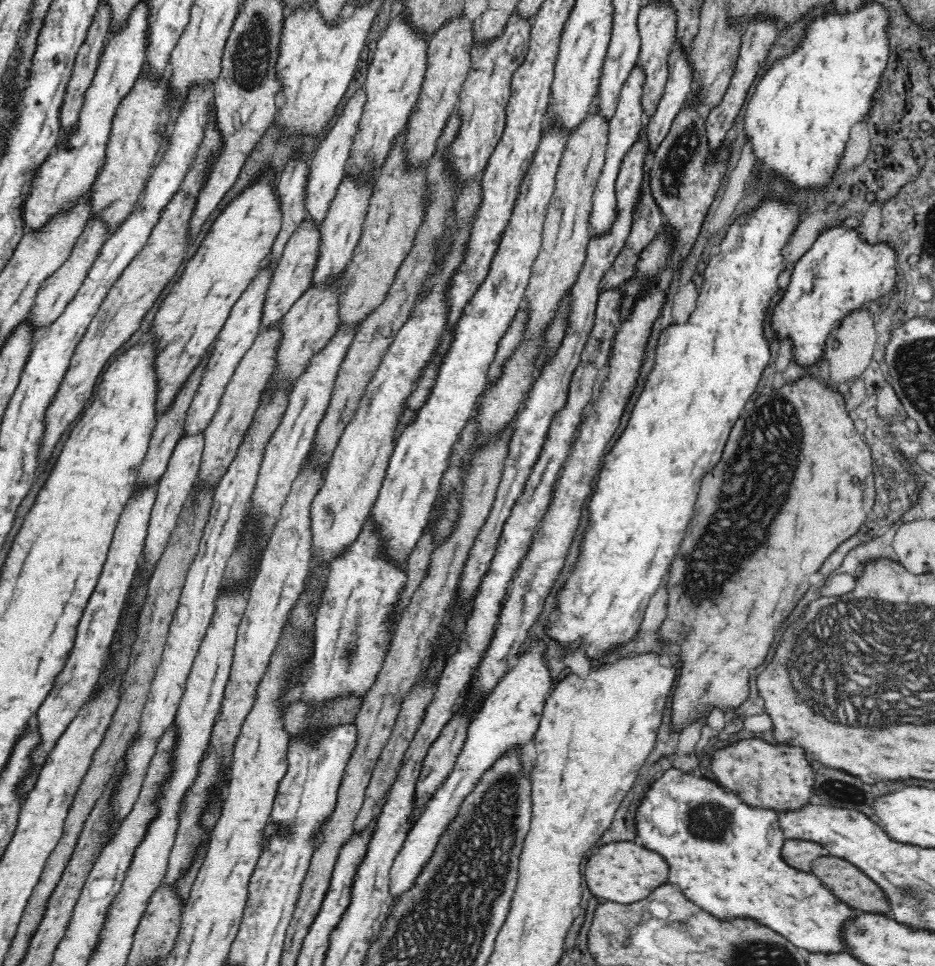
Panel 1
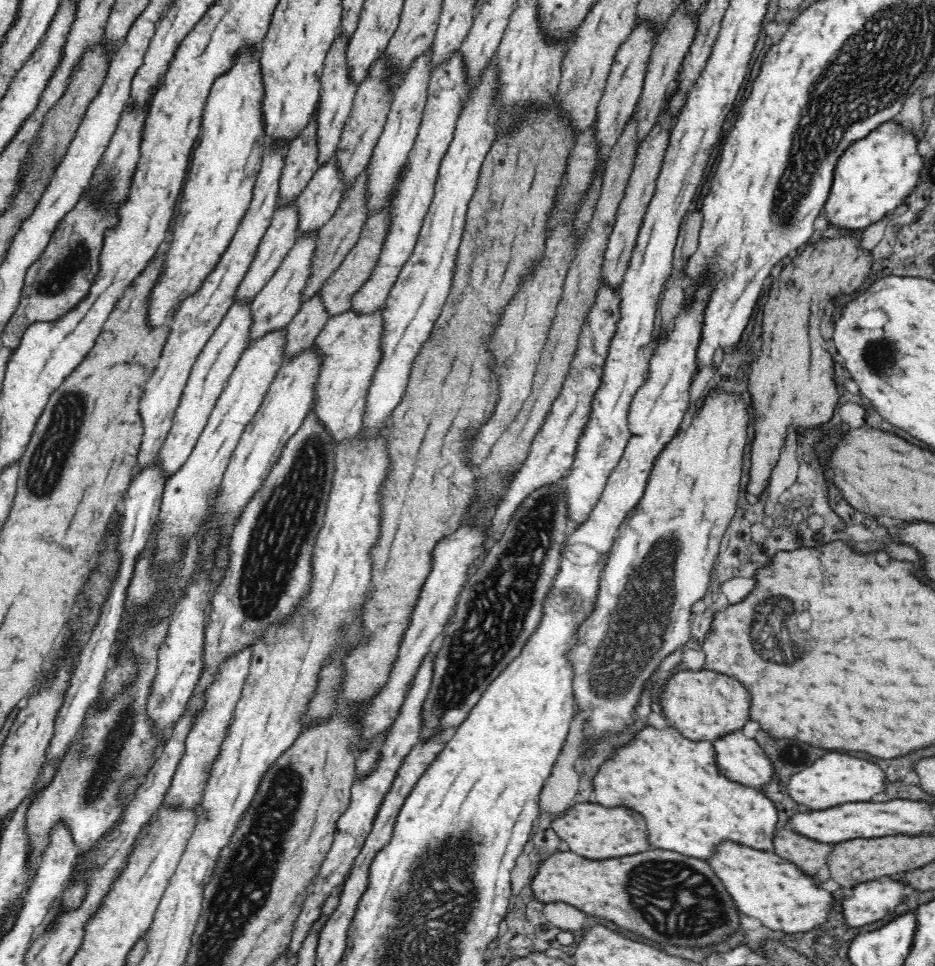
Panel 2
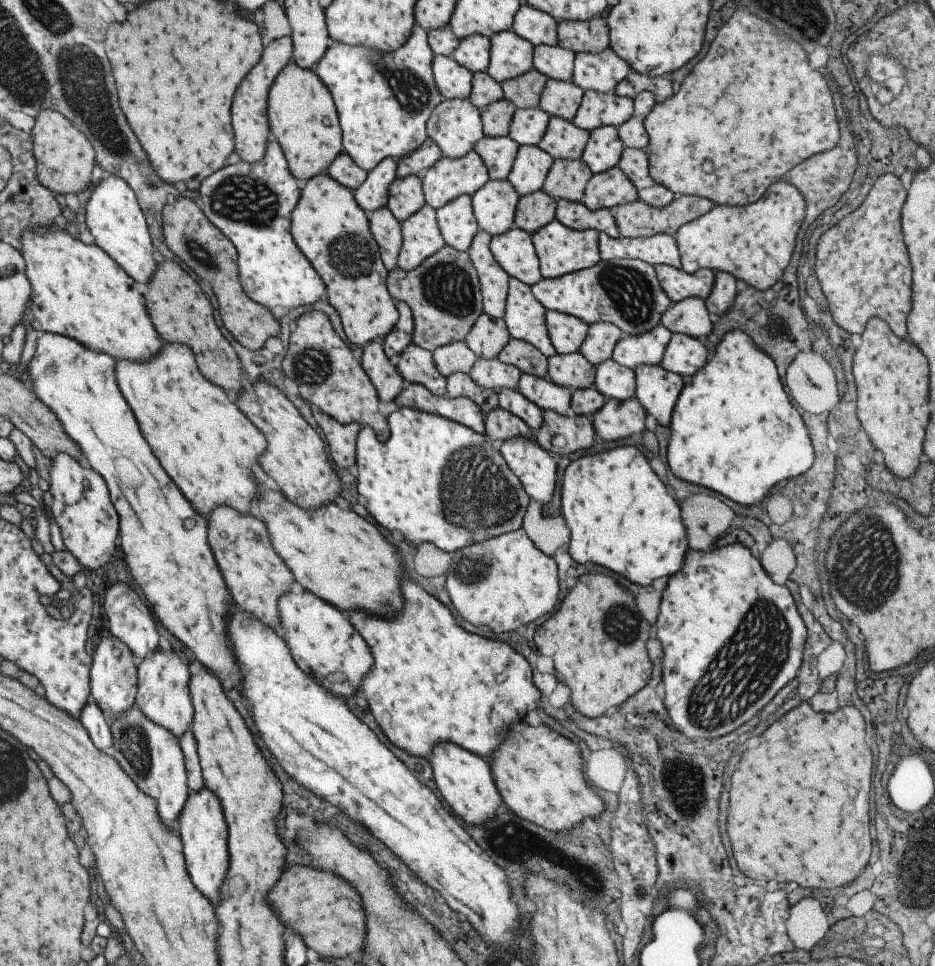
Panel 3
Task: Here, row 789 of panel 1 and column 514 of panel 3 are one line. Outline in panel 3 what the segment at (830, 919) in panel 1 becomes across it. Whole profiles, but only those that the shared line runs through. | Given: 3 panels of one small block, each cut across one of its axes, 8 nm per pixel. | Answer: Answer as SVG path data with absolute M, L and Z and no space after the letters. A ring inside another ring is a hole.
M401 578L399 582L399 588L401 588L401 598L403 598L403 606L399 610L399 614L391 620L391 618L377 618L377 616L371 616L369 612L351 612L349 614L349 624L357 630L357 634L365 640L365 644L369 646L371 650L371 656L373 656L373 666L369 668L369 672L365 674L365 678L361 680L361 692L365 694L365 700L369 704L369 712L371 716L375 718L375 722L379 724L379 728L383 730L383 734L387 736L387 740L391 744L395 744L397 748L403 748L407 754L411 756L421 756L421 758L428 759L429 754L433 754L433 746L439 746L440 744L453 744L453 746L458 746L479 756L482 759L488 759L501 742L503 742L504 736L512 727L517 725L527 726L527 722L523 721L525 716L531 712L535 711L540 707L541 704L541 694L539 690L535 688L532 680L532 668L529 666L526 658L521 656L513 648L513 646L507 646L507 642L499 640L487 640L487 638L479 638L475 634L467 634L465 630L461 630L453 616L449 614L447 606L444 604L439 604L438 600L435 600L433 596L429 596L427 592L423 592L417 584Z

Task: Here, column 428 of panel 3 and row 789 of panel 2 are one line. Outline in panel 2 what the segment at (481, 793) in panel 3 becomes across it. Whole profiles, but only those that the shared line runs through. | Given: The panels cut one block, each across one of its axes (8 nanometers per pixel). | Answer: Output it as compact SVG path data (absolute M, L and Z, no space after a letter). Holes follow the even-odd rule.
M742 731L720 737L713 747L719 770L730 780L760 791L772 780L774 768L766 751Z

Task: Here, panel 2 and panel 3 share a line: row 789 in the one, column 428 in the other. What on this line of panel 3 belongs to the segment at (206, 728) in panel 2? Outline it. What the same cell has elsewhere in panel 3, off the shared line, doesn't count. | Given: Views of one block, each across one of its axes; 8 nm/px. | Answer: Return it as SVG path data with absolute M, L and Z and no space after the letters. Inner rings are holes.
M471 149L461 158L441 156L433 166L422 171L419 178L424 204L437 210L461 194L473 194L488 181L488 174L481 158Z

